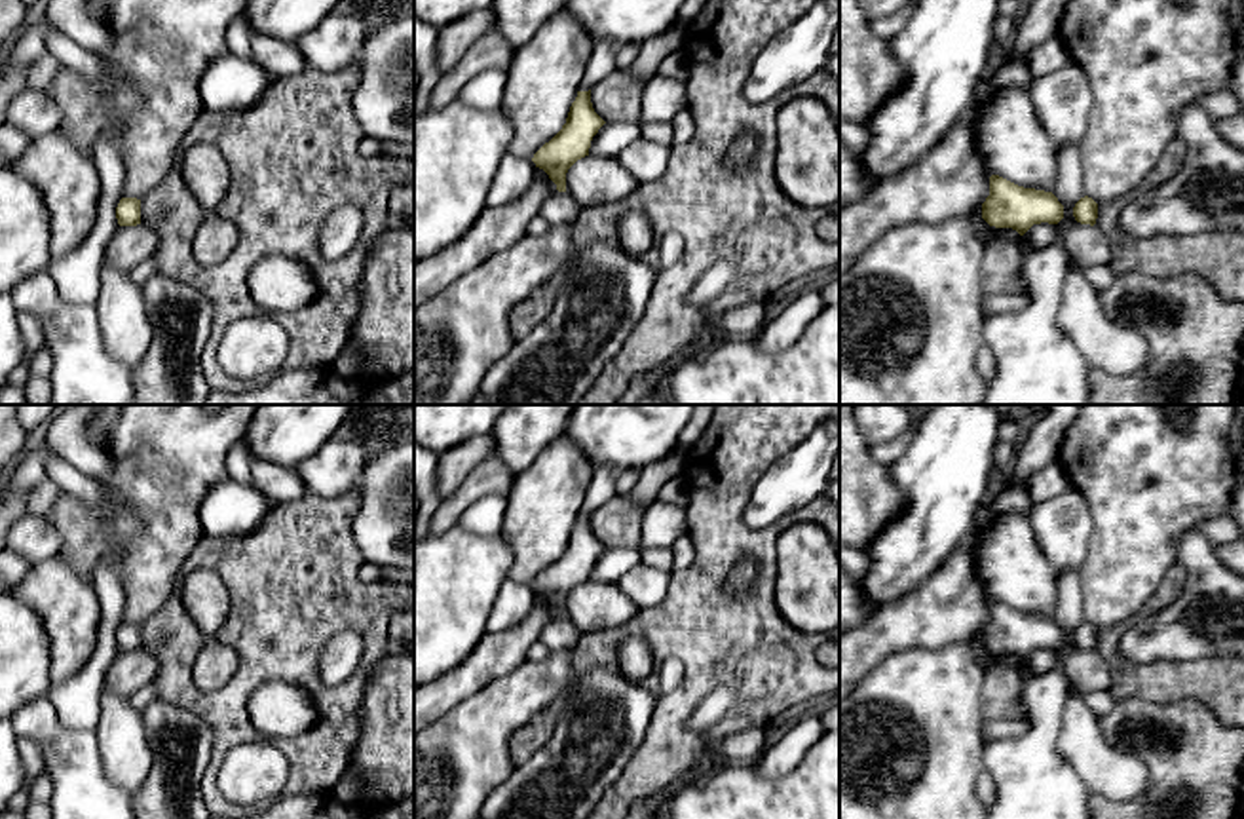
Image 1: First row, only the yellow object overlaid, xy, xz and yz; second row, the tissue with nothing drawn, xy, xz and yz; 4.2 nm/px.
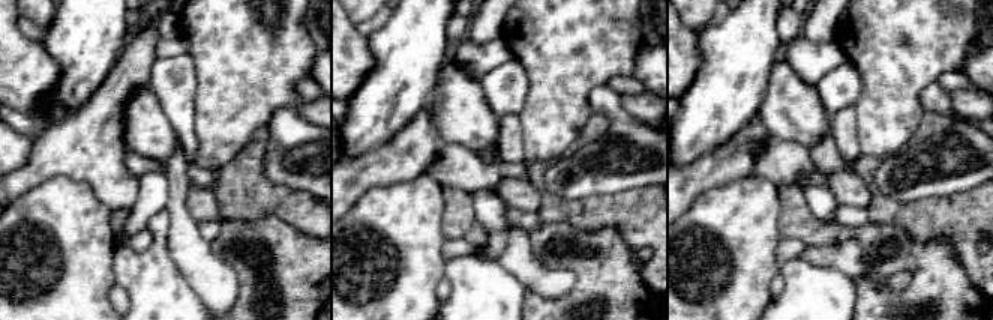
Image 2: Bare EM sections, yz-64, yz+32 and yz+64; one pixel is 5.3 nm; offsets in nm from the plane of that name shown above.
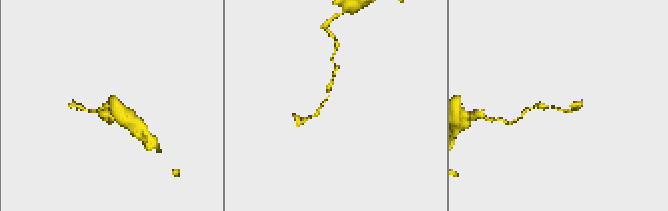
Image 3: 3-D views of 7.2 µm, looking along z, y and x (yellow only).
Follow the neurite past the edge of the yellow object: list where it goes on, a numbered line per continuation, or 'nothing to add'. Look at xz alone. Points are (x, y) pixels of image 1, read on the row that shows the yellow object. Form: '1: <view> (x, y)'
nothing to add

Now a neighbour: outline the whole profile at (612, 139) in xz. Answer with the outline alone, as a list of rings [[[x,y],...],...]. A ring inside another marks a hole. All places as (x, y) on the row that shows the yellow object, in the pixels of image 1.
[[[612,122],[604,124],[591,141],[589,156],[617,158],[640,135],[640,124]]]

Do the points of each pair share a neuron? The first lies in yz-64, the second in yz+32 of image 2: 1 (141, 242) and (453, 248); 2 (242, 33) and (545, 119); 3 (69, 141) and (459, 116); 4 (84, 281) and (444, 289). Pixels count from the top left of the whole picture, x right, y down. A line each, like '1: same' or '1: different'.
1: same
2: same
3: different
4: different

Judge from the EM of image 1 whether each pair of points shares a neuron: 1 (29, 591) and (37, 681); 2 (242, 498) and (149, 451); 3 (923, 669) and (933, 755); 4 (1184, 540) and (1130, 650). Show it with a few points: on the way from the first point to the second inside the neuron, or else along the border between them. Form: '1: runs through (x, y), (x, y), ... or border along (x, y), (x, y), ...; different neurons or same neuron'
1: border along (19, 597), (38, 614), (50, 647); different neurons
2: border along (226, 476), (204, 498), (200, 527); different neurons
3: runs through (923, 690), (923, 734); same neuron
4: runs through (1205, 569), (1205, 593), (1163, 635); same neuron

